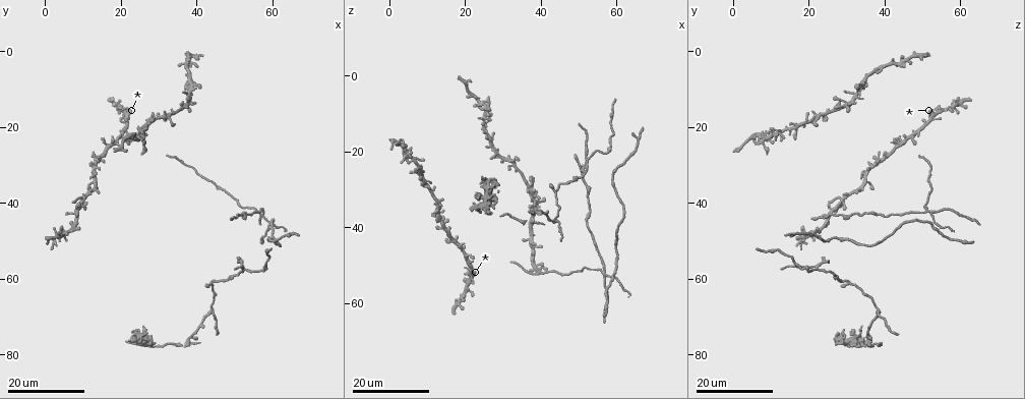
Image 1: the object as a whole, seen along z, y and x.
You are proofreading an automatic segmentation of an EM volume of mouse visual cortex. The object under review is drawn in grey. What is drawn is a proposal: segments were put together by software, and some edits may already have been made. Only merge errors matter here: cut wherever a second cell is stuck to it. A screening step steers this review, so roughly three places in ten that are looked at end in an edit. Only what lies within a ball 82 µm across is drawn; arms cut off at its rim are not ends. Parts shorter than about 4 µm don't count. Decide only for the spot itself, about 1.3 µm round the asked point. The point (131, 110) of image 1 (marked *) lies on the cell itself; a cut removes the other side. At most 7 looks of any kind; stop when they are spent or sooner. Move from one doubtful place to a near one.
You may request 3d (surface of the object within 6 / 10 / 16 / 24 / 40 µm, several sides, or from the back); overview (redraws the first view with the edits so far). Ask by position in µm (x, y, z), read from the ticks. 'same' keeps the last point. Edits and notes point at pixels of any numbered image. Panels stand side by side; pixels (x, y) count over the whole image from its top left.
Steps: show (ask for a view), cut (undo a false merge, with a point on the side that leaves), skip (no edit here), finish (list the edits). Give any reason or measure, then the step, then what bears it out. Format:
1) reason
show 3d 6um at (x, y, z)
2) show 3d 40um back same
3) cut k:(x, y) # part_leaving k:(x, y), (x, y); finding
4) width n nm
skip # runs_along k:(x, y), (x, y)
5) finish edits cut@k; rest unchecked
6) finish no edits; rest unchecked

four-way junction
show 3d 16um at (57.0, 42.5, 52.0)

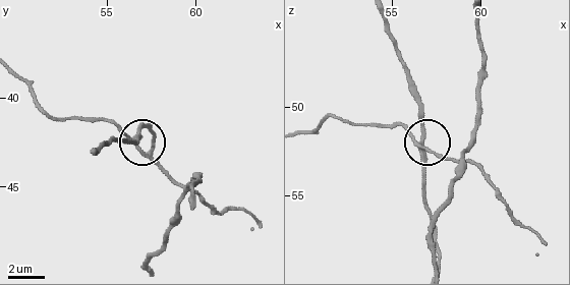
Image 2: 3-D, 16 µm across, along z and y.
show 3d 6um same

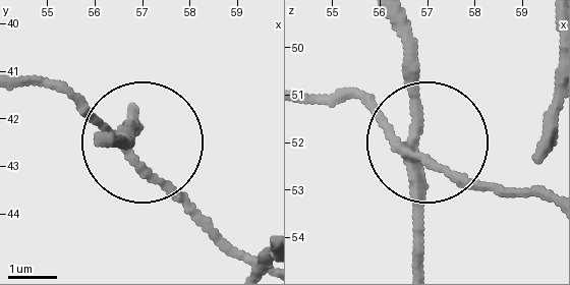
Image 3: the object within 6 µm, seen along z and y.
show 3d 6um back same

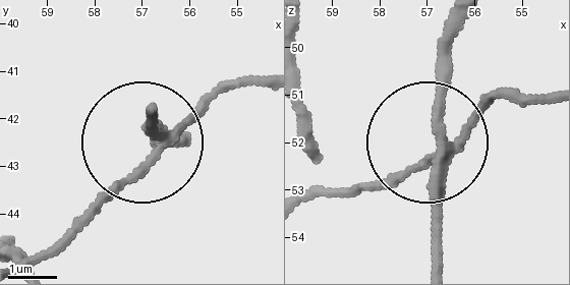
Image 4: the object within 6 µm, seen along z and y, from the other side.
width 210 nm
cut 4:(202, 108) # part_leaving 4:(166, 141), (235, 86), (260, 81); a second cell is stuck on

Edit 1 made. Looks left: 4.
calibre changes
show 3d 24um at (57.0, 58.0, 20.0)

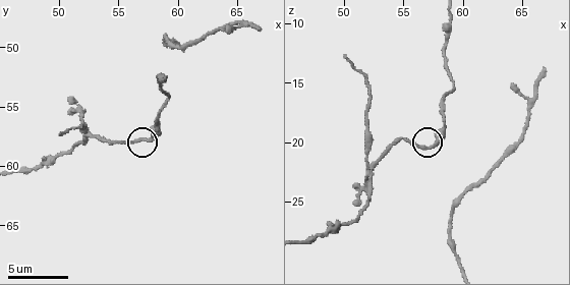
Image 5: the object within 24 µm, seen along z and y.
show 3d 10um at (57.2, 57.6, 20.6)

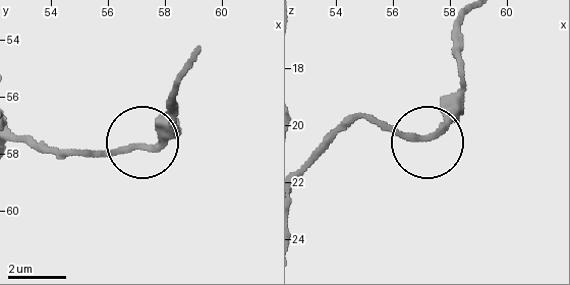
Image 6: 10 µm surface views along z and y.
skip # runs_along 6:(22, 143), (124, 150), (180, 127); one cell here

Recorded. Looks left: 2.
three arms meet
show 3d 24um at (7.0, 47.5, 21.5)

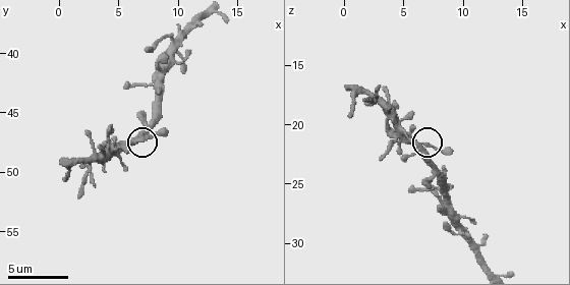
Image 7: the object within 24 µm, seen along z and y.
zoom in
show 3d 10um at (7.0, 47.2, 21.6)

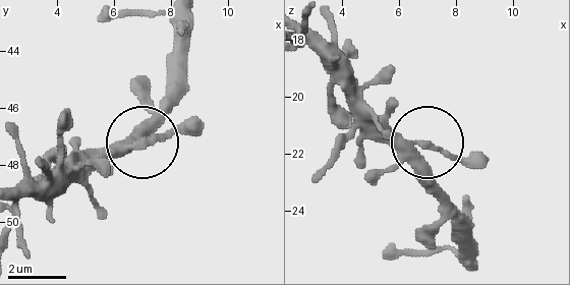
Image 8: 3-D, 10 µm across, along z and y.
skip # continuous, no second cell

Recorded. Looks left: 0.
finish edits cut@4; rest unchecked

